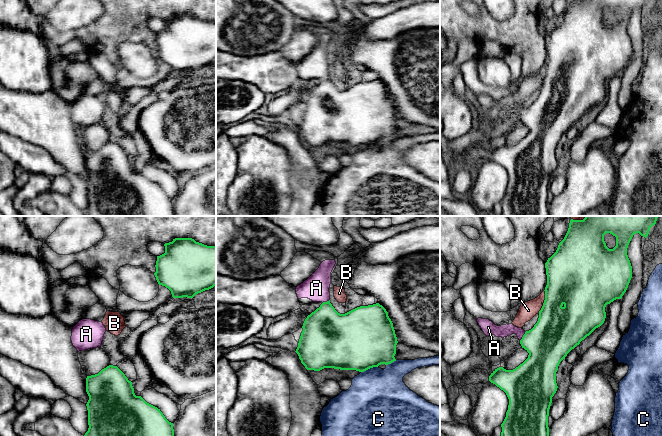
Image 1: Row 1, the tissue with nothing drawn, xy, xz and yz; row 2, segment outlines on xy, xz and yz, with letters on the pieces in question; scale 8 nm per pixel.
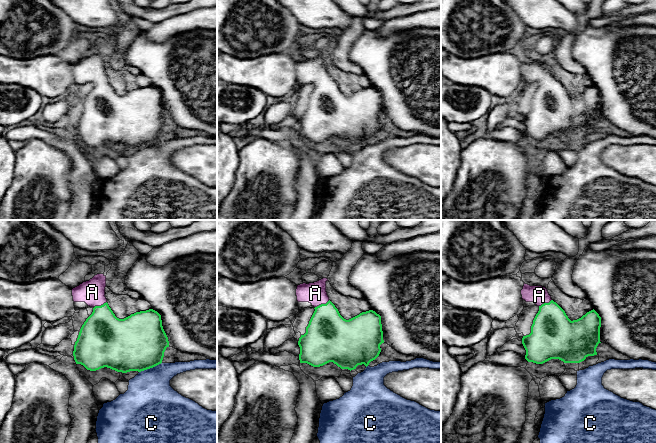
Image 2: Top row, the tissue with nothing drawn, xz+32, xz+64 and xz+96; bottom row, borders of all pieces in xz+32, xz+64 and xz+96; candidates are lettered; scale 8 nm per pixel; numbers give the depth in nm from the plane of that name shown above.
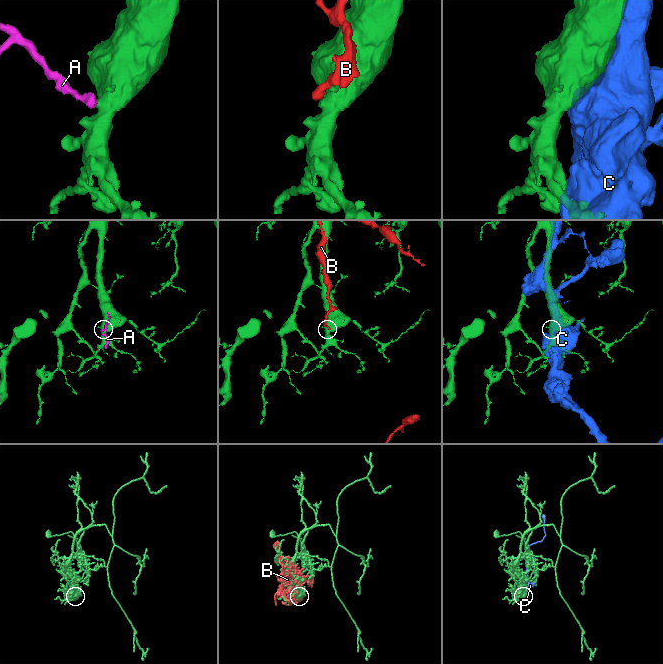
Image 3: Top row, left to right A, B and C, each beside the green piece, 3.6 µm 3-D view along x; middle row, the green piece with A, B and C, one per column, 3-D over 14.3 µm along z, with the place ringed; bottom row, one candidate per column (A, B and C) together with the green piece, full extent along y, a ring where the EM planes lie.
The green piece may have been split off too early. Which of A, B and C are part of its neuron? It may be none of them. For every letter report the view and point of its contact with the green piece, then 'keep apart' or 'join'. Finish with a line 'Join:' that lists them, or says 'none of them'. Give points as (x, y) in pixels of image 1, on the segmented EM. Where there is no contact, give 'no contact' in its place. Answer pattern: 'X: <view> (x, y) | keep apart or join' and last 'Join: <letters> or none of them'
A: yz (523, 336) | join
B: yz (544, 301) | keep apart
C: xz (369, 368) | keep apart
Join: A

